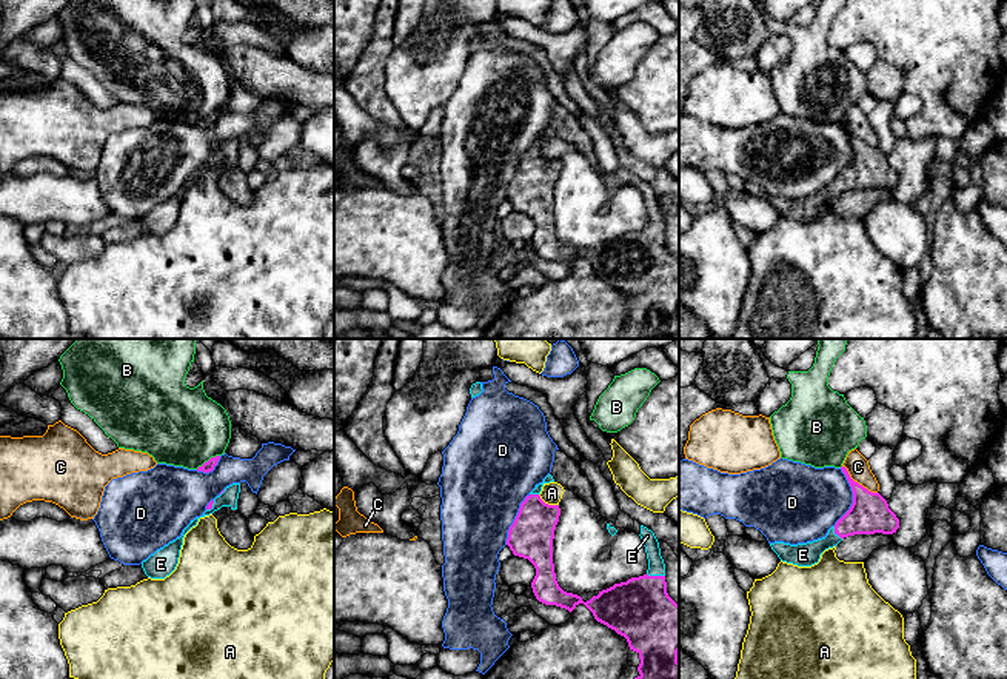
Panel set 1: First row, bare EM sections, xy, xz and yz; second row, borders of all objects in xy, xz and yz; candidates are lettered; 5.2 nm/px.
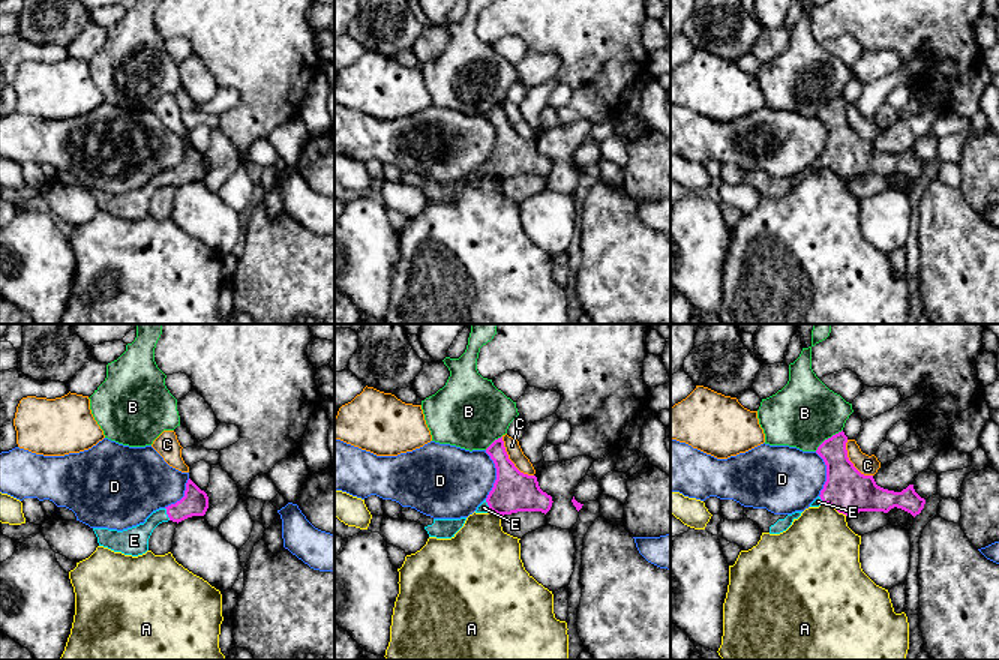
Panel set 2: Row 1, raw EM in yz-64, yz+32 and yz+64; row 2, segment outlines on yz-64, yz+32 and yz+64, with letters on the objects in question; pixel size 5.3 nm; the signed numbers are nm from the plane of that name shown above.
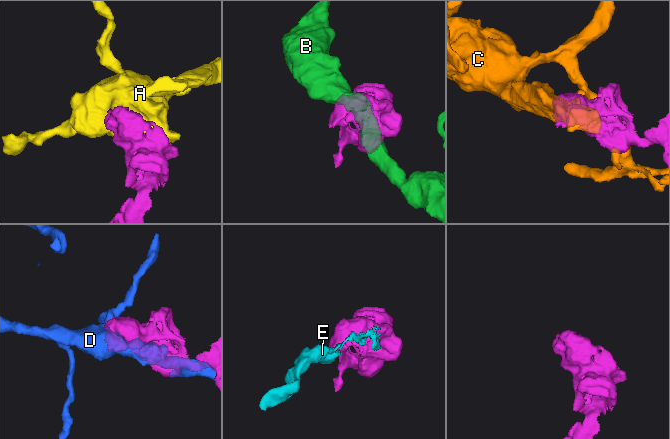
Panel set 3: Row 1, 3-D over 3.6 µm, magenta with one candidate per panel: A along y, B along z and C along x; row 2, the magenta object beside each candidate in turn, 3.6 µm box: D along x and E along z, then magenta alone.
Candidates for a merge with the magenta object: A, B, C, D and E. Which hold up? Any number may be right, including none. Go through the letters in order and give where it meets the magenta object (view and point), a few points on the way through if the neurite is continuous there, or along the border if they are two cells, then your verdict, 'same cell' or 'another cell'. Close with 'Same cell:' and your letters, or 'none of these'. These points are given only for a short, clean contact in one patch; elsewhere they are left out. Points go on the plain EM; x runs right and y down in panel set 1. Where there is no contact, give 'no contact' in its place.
A: contact xz (547, 159); another cell
B: contact xy (208, 116); border xy (219, 110), (196, 123); another cell
C: contact yz (856, 137); another cell
D: contact yz (853, 153); another cell
E: contact yz (835, 188); same cell
Same cell: E

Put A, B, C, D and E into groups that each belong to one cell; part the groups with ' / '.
A / B / C / D / E

